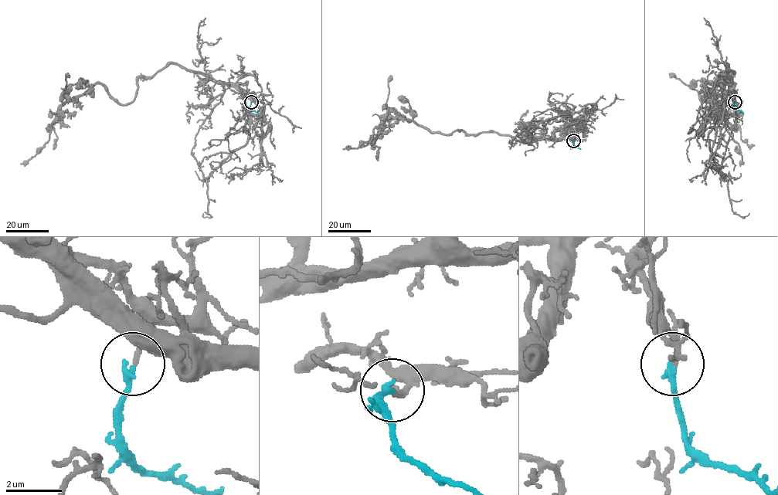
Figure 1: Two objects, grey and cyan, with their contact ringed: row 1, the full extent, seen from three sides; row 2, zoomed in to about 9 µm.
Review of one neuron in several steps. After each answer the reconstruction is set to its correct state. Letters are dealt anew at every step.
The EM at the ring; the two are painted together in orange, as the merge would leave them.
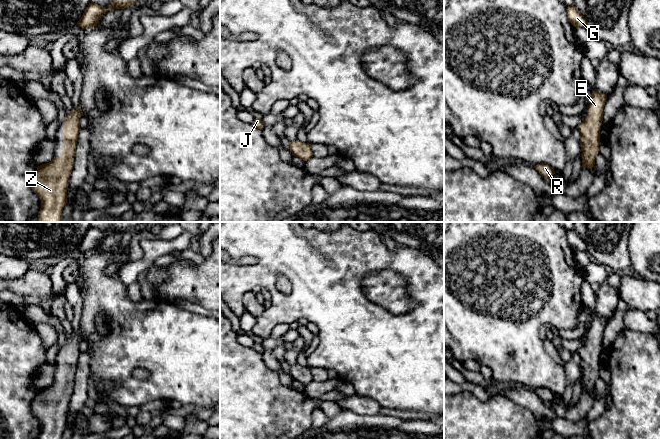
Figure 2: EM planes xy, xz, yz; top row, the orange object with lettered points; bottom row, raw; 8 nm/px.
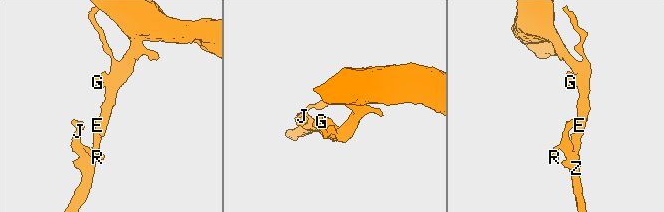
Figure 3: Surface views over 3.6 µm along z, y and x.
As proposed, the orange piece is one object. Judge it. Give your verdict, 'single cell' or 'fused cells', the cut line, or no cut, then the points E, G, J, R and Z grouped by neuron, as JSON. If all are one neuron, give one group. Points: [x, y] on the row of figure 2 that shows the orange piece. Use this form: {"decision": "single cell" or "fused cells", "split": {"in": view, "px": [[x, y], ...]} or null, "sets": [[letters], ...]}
{"decision": "single cell", "split": null, "sets": [["E", "G", "J", "R", "Z"]]}

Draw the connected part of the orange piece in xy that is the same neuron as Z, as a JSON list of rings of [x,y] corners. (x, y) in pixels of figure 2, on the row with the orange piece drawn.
[[[81,104],[79,110],[73,107],[63,121],[63,148],[61,156],[51,162],[42,164],[31,180],[34,192],[41,200],[37,222],[61,222],[62,211],[67,202],[67,190],[74,166],[74,156],[78,134],[81,130],[79,118],[83,115]]]

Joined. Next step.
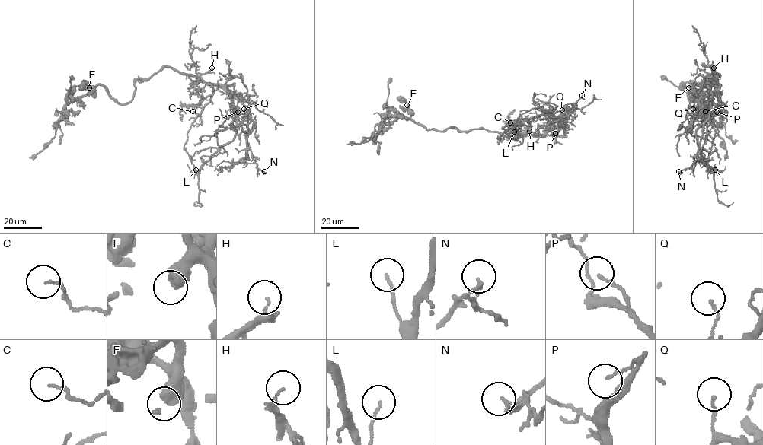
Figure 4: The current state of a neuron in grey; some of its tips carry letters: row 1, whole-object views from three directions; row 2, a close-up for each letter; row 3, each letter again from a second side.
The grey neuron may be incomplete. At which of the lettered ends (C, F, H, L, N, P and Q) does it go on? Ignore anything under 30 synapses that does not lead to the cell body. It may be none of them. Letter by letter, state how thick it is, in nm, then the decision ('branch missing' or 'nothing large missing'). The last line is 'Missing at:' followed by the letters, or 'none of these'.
C: 120 nm thick; nothing large missing
F: 650 nm thick; branch missing
H: 90 nm thick; branch missing
L: 90 nm thick; nothing large missing
N: 190 nm thick; nothing large missing
P: 110 nm thick; nothing large missing
Q: 100 nm thick; nothing large missing
Missing at: F, H

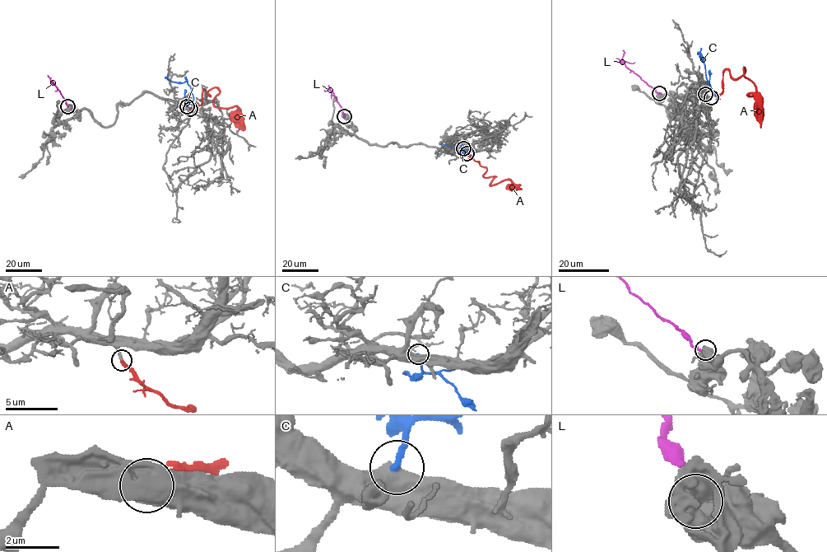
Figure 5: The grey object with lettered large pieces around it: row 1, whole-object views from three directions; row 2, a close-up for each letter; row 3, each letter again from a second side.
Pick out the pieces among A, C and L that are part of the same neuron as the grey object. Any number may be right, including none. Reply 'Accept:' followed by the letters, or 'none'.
Accept: A

